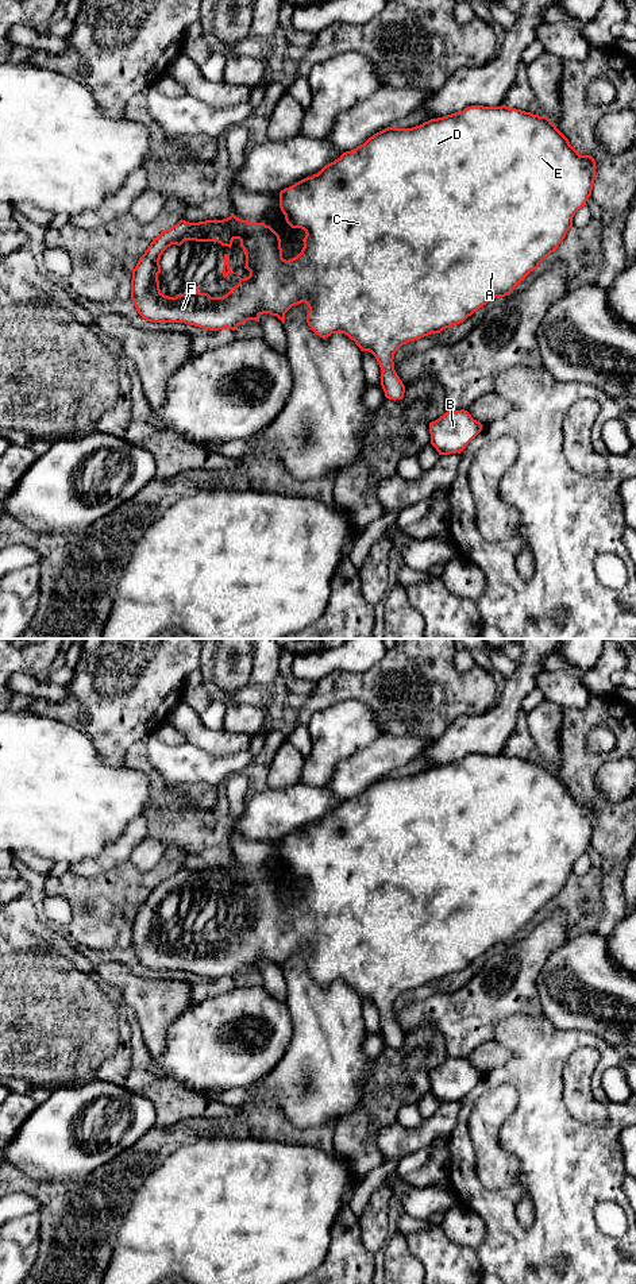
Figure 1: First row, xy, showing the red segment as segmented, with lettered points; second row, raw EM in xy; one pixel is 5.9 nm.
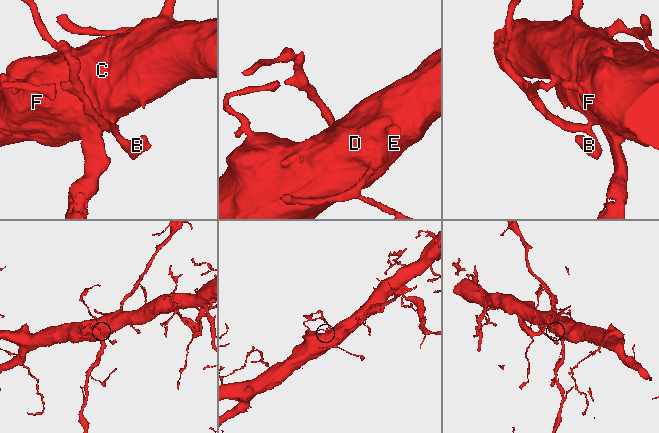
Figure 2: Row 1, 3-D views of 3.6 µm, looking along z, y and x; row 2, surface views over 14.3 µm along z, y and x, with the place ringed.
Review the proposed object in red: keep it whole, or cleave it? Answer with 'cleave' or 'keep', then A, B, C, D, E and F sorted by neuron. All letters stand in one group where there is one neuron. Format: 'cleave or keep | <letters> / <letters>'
keep | A B C D E F

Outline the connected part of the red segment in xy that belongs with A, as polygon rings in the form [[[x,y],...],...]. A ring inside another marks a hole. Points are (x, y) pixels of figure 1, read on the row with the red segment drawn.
[[[505,104],[501,107],[471,105],[460,112],[455,112],[443,117],[431,119],[420,126],[412,128],[388,127],[373,136],[363,144],[351,151],[343,153],[338,159],[325,165],[317,174],[307,177],[294,185],[280,192],[280,208],[285,215],[286,223],[292,228],[301,228],[305,231],[302,239],[304,247],[301,252],[286,261],[282,258],[280,235],[265,223],[250,223],[242,220],[231,213],[223,220],[205,220],[198,223],[189,223],[180,220],[176,225],[162,231],[153,239],[144,254],[139,258],[136,266],[132,269],[131,279],[131,300],[138,313],[147,321],[154,323],[185,323],[209,331],[232,329],[235,331],[240,324],[255,320],[259,323],[259,316],[270,313],[277,316],[282,324],[285,323],[285,313],[294,305],[305,302],[309,308],[307,323],[311,329],[325,339],[332,333],[344,333],[362,351],[371,352],[381,367],[381,386],[385,397],[389,400],[402,400],[405,386],[394,370],[396,351],[409,342],[415,342],[431,333],[440,333],[443,329],[463,323],[475,311],[486,305],[496,297],[505,297],[516,289],[516,286],[539,265],[554,252],[566,238],[567,231],[573,227],[573,217],[578,209],[586,205],[591,196],[595,180],[595,161],[590,155],[581,155],[568,142],[568,139],[556,128],[556,126],[547,117],[533,115],[516,108],[509,108]],[[235,239],[240,240],[240,247],[246,255],[246,266],[250,275],[239,277],[239,284],[235,285],[223,297],[211,297],[208,293],[200,293],[196,285],[188,286],[186,294],[177,294],[176,297],[165,296],[159,289],[158,274],[161,273],[159,259],[163,251],[171,244],[181,246],[185,240],[196,242],[217,242],[221,246],[231,248]]]

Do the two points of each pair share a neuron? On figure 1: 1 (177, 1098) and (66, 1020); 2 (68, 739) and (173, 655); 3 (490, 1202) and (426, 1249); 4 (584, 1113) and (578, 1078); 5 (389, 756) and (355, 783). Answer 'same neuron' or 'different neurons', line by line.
1: same neuron
2: different neurons
3: different neurons
4: same neuron
5: same neuron

